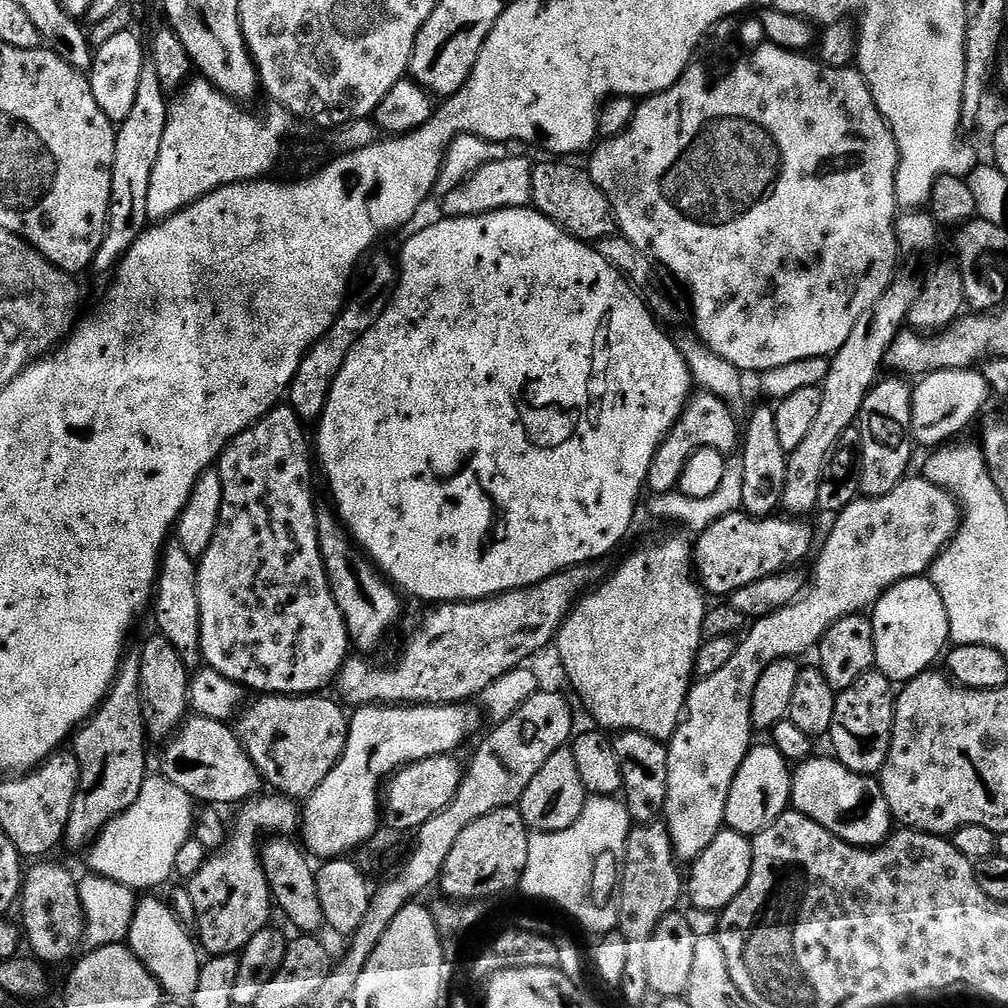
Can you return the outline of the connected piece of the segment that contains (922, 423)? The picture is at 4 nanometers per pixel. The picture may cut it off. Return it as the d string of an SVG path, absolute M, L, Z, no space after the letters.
M944 368L940 372L927 373L912 390L912 426L910 431L913 441L917 445L925 444L928 450L947 445L951 441L948 440L951 436L958 435L983 410L984 403L988 399L990 399L990 393L983 371L970 368Z

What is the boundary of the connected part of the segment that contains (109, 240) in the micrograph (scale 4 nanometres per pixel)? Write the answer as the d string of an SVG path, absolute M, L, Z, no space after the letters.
M146 66L138 82L138 94L134 94L134 106L129 116L116 128L108 228L94 261L95 271L111 273L128 253L132 243L149 227L146 198L150 192L154 162L158 162L158 150L162 150L162 134L166 134L169 107L169 97L162 90L156 69Z

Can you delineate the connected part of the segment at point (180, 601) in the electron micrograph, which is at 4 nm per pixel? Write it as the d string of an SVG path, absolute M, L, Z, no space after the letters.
M165 543L154 592L155 631L163 636L166 642L170 642L170 646L174 646L174 650L178 650L178 654L186 662L201 659L200 611L198 610L198 590L196 589L197 567L197 561L192 560L190 554L186 554L186 550L182 550L180 544Z

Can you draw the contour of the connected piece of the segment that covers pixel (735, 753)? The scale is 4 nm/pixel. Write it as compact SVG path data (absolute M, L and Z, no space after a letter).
M920 474L909 475L885 496L857 498L833 519L836 521L828 532L828 541L825 542L820 557L819 552L815 557L816 569L812 572L812 580L810 576L810 583L800 599L755 621L743 633L744 641L741 639L737 643L734 658L730 658L722 670L693 683L688 690L688 703L676 733L667 741L668 785L662 820L672 839L677 861L691 862L698 859L706 846L710 846L710 842L714 842L716 835L725 827L726 798L730 798L730 786L734 786L734 778L754 744L752 699L754 686L758 686L758 678L762 678L762 670L779 660L800 658L803 652L808 652L811 648L813 651L826 630L834 626L834 622L843 616L867 613L888 588L904 579L923 577L956 536L956 531L960 529L960 517L960 506L956 499Z

